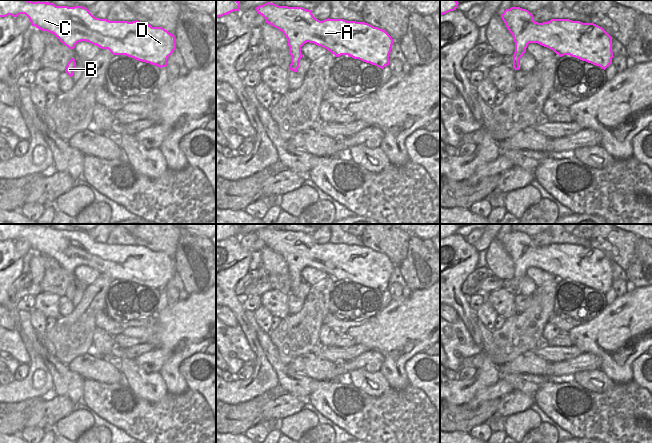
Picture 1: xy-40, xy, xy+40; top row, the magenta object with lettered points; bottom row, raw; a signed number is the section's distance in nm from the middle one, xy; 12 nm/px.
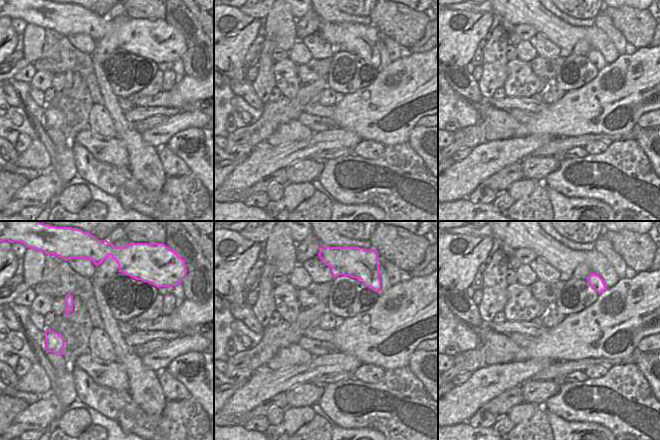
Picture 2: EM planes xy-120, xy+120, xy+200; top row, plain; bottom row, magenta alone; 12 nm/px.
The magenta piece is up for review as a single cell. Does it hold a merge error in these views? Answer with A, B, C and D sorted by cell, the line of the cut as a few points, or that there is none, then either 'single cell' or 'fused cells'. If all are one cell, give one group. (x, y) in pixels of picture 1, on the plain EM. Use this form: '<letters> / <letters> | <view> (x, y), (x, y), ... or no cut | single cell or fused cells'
A B C D | no cut | single cell

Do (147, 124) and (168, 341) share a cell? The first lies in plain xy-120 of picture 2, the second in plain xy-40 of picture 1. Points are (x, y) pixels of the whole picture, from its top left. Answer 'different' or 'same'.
different

